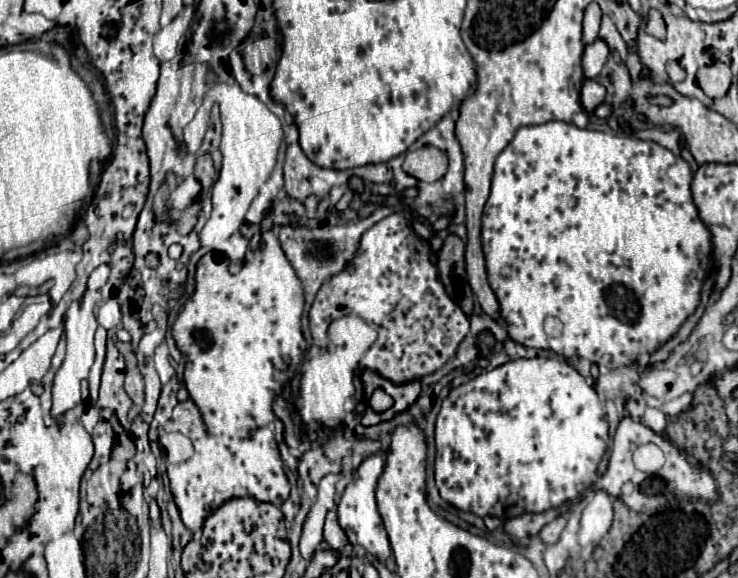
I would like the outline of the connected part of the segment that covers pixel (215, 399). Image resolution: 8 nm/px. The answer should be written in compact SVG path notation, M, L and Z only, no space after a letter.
M263 218L261 222L261 250L257 250L253 254L253 258L249 262L245 262L235 274L229 274L229 262L225 262L223 256L217 256L217 252L209 252L205 254L199 264L197 264L197 272L195 272L195 280L197 280L197 288L195 288L195 294L185 302L183 310L179 312L175 324L173 324L173 338L179 346L179 350L185 354L185 386L189 390L189 396L193 398L193 402L197 404L197 408L201 410L201 416L203 416L203 422L207 426L207 430L217 436L217 438L247 438L253 430L269 424L271 420L275 420L275 414L271 410L271 404L273 404L273 398L275 398L275 392L281 390L281 386L293 378L297 374L297 370L301 368L301 362L303 362L303 354L307 350L307 344L305 344L305 338L301 334L301 314L303 314L303 306L305 306L305 298L303 298L303 288L301 288L301 282L293 270L293 266L289 264L289 260L285 258L283 250L281 250L281 244L279 244L279 238L275 234L275 222L273 218Z

